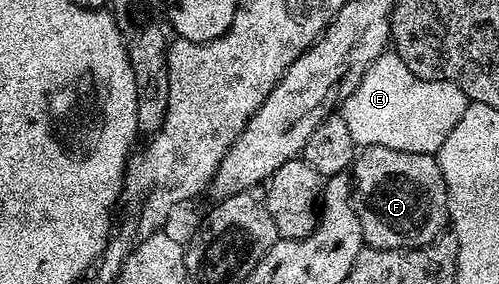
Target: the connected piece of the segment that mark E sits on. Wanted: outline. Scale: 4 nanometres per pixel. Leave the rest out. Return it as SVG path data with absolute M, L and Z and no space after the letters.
M386 51L367 69L354 92L341 102L340 115L358 147L376 145L434 155L465 113L467 104L467 97L456 84L422 80L396 52Z

